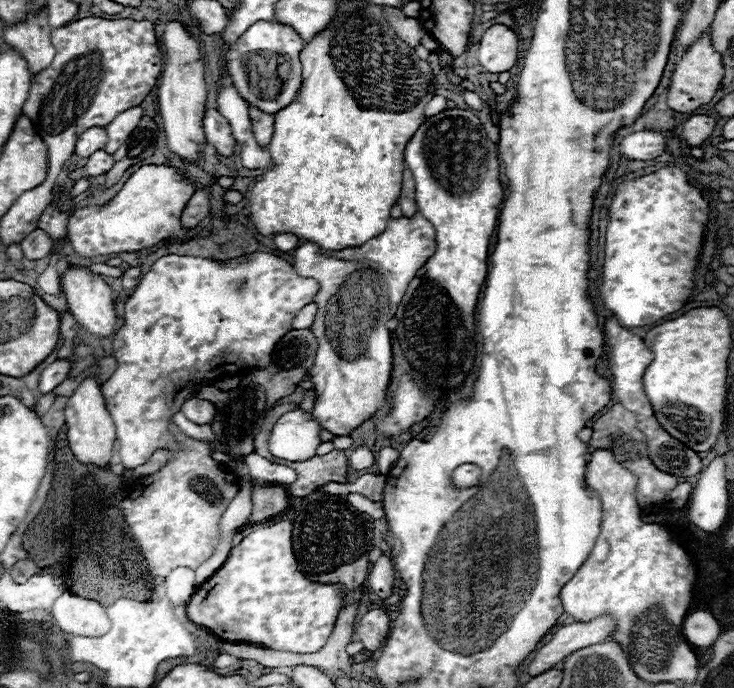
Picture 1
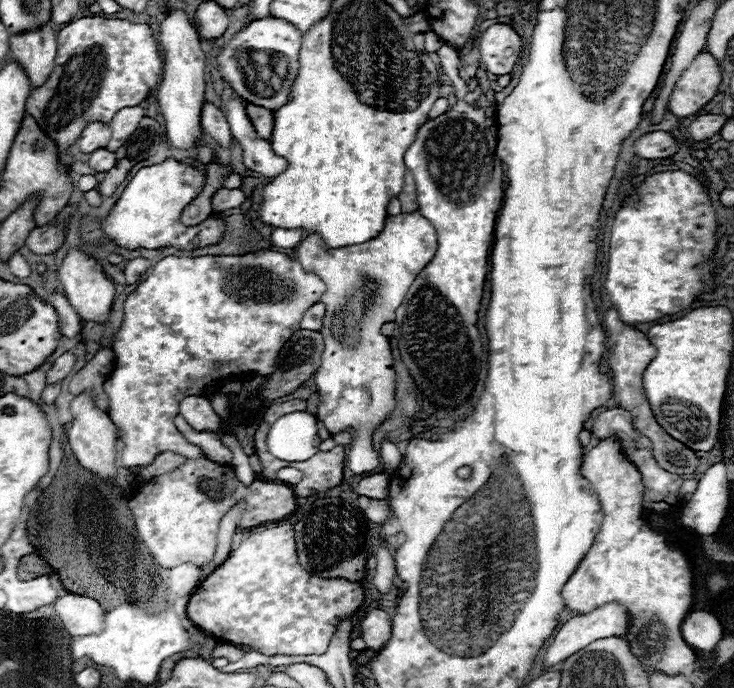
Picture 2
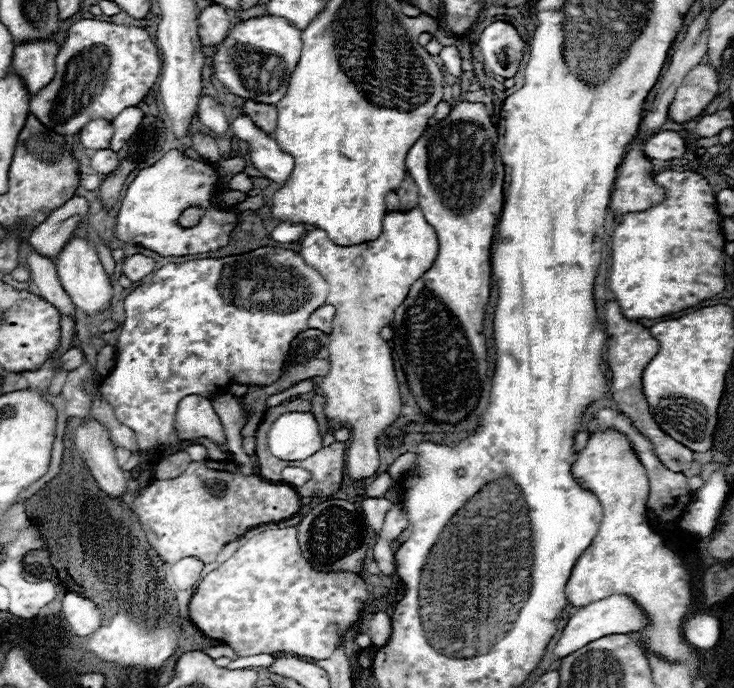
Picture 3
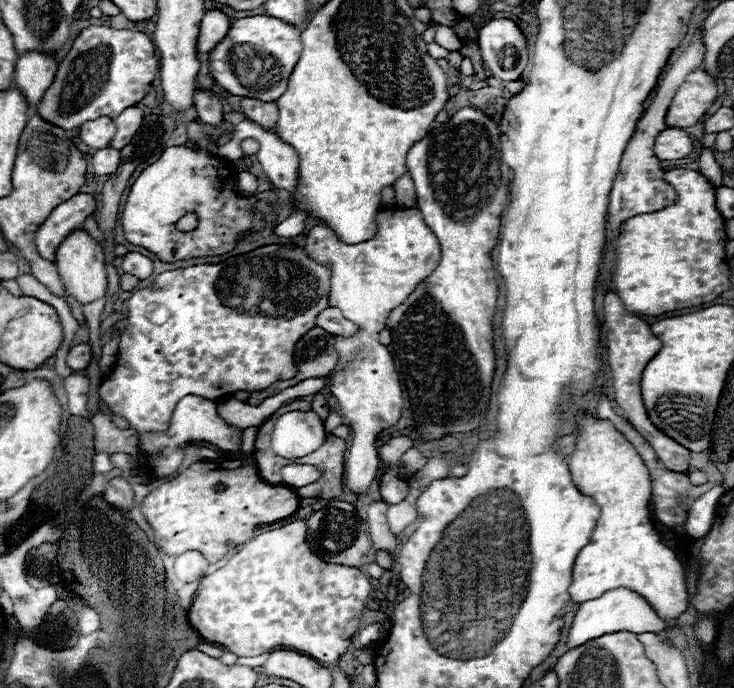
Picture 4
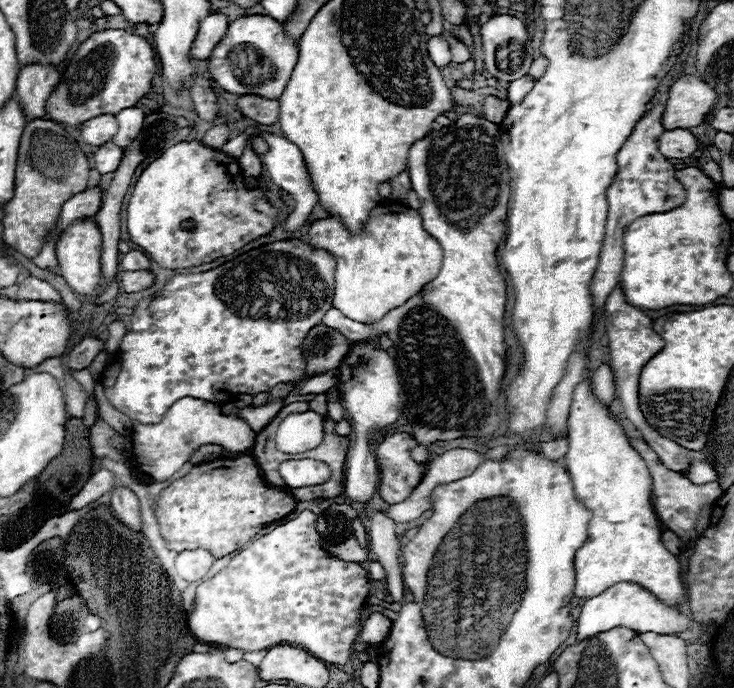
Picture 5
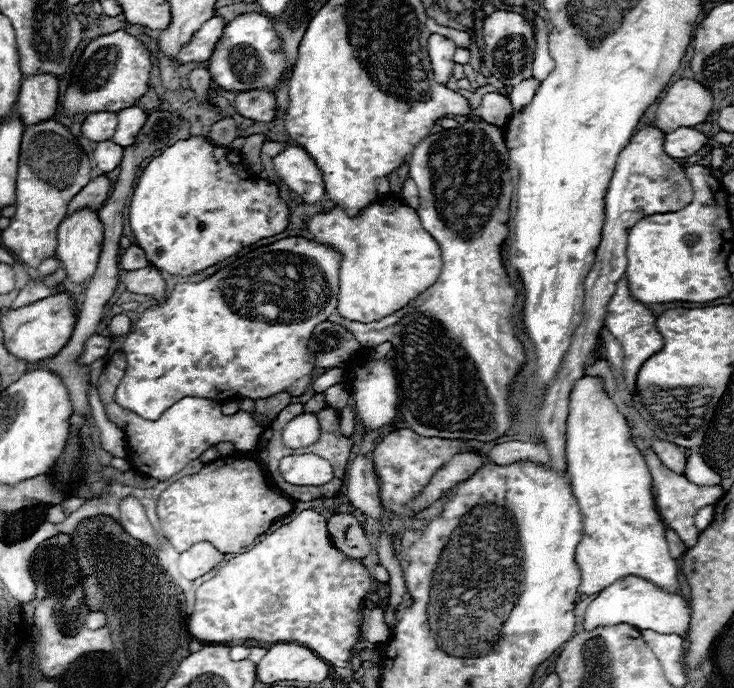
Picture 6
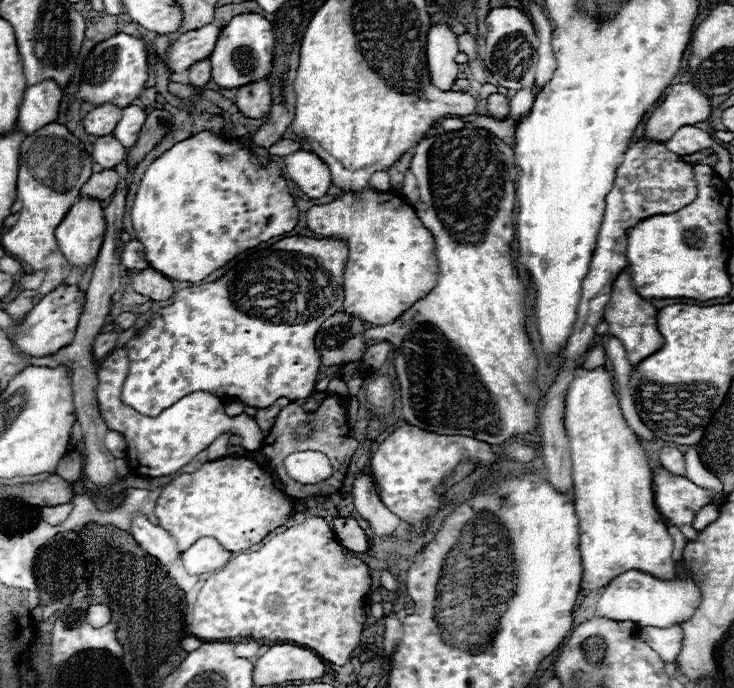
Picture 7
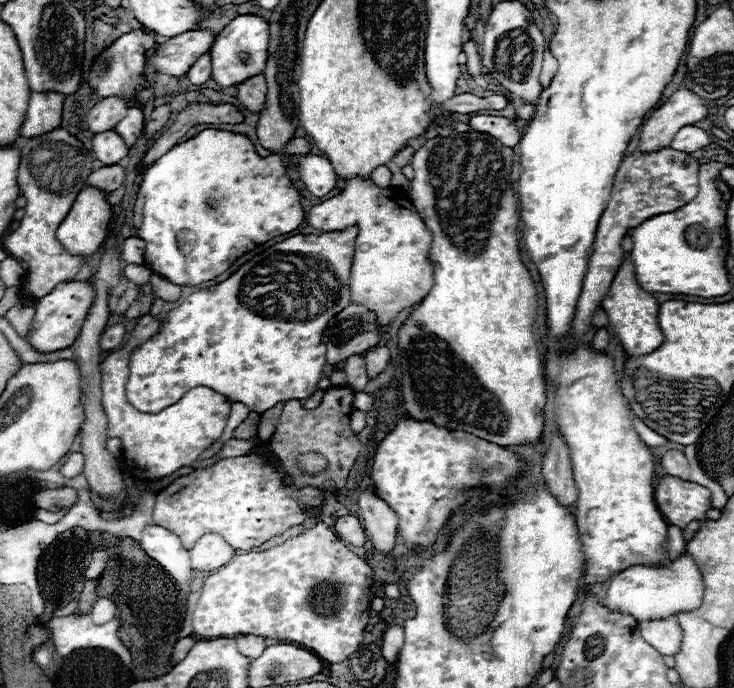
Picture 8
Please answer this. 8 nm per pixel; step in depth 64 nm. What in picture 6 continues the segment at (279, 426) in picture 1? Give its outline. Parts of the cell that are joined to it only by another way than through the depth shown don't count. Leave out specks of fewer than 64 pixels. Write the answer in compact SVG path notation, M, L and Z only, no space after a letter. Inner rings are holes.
M302 414L294 420L290 420L284 428L284 444L288 448L304 448L310 446L318 440L320 436L320 426L314 414Z

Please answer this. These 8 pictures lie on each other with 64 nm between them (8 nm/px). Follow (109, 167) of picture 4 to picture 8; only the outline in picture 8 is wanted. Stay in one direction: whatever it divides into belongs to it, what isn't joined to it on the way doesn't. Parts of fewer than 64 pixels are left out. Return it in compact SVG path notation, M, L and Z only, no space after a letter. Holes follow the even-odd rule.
M116 130L100 132L100 134L94 134L92 138L94 158L100 160L102 164L118 164L128 154L128 150L130 148L124 144L124 140Z

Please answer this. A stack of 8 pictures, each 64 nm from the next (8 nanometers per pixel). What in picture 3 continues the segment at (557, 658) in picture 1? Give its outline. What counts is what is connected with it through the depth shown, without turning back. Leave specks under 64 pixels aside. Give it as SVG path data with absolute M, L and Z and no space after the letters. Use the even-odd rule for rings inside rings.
M612 594L608 598L602 598L598 602L592 602L588 606L582 606L568 622L568 626L562 632L562 638L558 640L558 644L554 646L554 654L558 658L568 656L570 652L576 652L578 648L586 646L592 640L598 640L602 636L610 636L610 634L630 634L630 632L640 632L650 624L650 618L646 616L646 612L630 598L624 594Z

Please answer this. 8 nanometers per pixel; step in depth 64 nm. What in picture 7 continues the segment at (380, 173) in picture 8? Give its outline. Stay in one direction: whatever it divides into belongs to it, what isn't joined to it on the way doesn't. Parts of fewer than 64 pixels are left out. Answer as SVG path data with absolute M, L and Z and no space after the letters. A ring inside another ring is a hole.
M380 170L380 172L372 174L370 186L378 188L378 190L388 190L388 188L390 188L390 176L388 176L388 172L382 172L382 170Z

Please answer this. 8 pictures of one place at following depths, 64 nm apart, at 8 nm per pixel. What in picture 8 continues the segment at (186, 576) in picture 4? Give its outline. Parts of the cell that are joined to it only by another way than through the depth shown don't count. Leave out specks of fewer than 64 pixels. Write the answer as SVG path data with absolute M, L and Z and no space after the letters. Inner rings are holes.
M206 534L190 550L192 568L198 572L214 572L216 568L228 564L234 556L234 548L220 534Z

